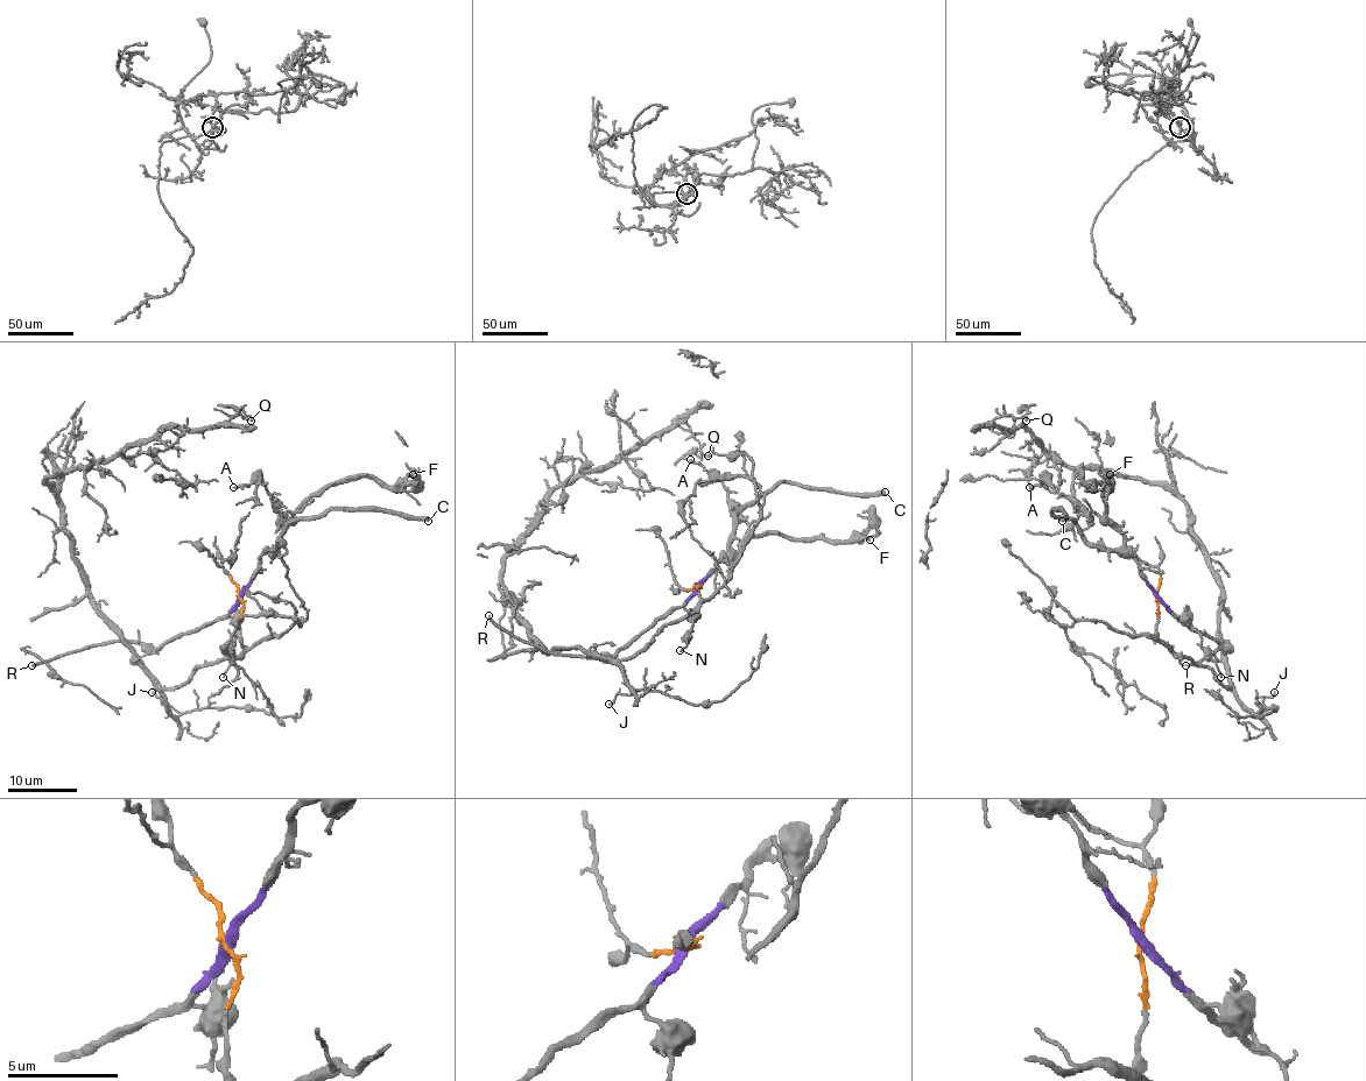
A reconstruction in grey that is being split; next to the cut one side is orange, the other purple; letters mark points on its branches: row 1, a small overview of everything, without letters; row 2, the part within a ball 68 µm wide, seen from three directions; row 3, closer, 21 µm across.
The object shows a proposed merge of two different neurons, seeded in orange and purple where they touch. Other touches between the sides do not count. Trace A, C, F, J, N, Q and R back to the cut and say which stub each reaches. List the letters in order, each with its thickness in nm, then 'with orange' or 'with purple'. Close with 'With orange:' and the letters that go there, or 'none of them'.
A: 150 nm | with purple
C: 440 nm | with purple
F: 180 nm | with purple
J: 100 nm | with orange
N: 90 nm | with purple
Q: 140 nm | with orange
R: 200 nm | with purple
With orange: J, Q

